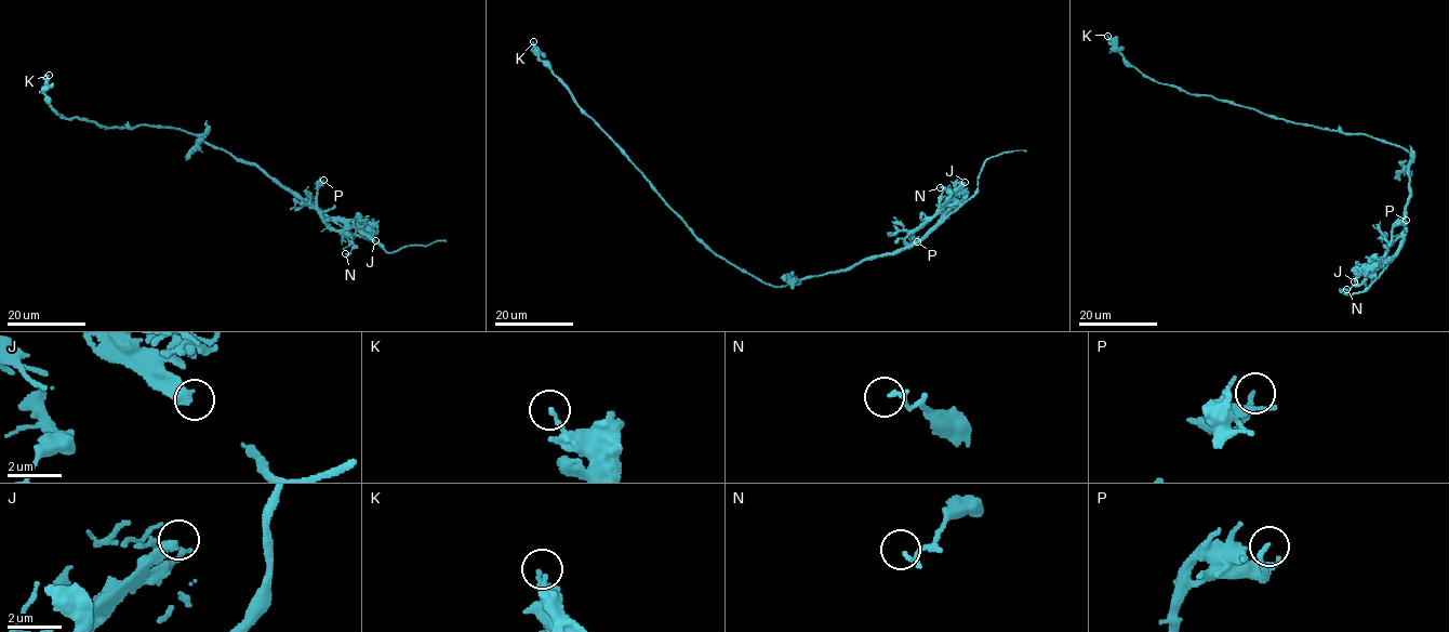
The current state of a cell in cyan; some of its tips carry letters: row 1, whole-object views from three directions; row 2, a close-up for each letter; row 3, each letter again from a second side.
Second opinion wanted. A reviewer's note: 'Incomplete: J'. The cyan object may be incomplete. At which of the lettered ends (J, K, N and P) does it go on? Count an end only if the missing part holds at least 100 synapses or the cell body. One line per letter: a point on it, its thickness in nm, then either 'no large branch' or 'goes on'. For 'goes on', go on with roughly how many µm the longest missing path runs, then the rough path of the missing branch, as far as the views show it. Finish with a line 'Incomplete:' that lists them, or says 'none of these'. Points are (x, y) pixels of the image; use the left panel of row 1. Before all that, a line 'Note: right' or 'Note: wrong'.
Note: wrong
J: (375, 240) | 400 nm | no large branch
K: (49, 75) | 140 nm | no large branch
N: (345, 253) | 160 nm | no large branch
P: (323, 180) | 150 nm | no large branch
Incomplete: none of these

